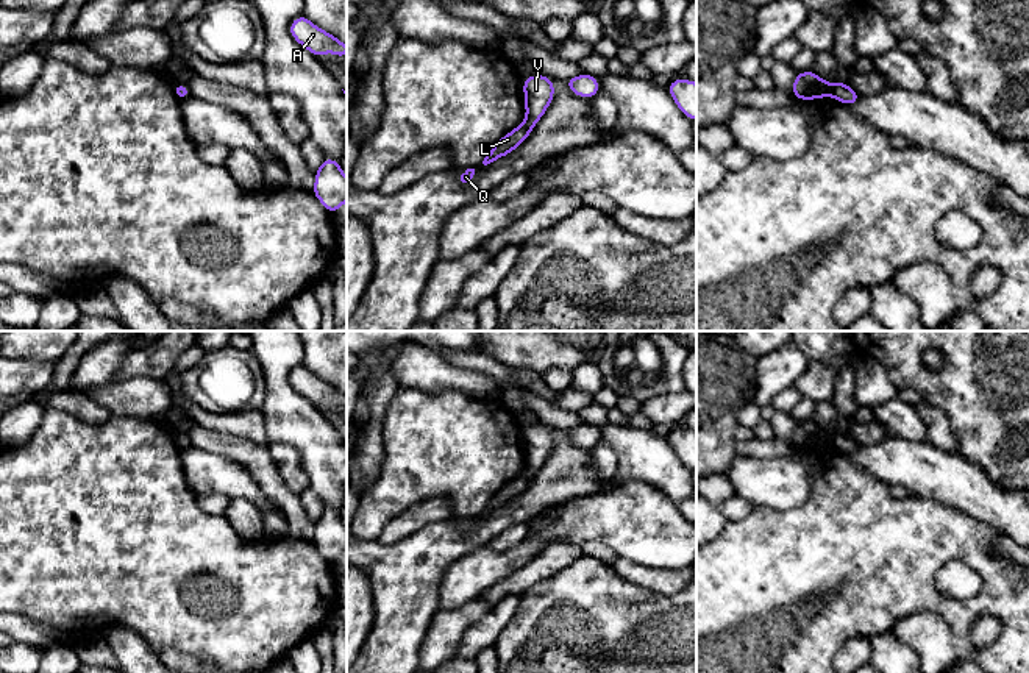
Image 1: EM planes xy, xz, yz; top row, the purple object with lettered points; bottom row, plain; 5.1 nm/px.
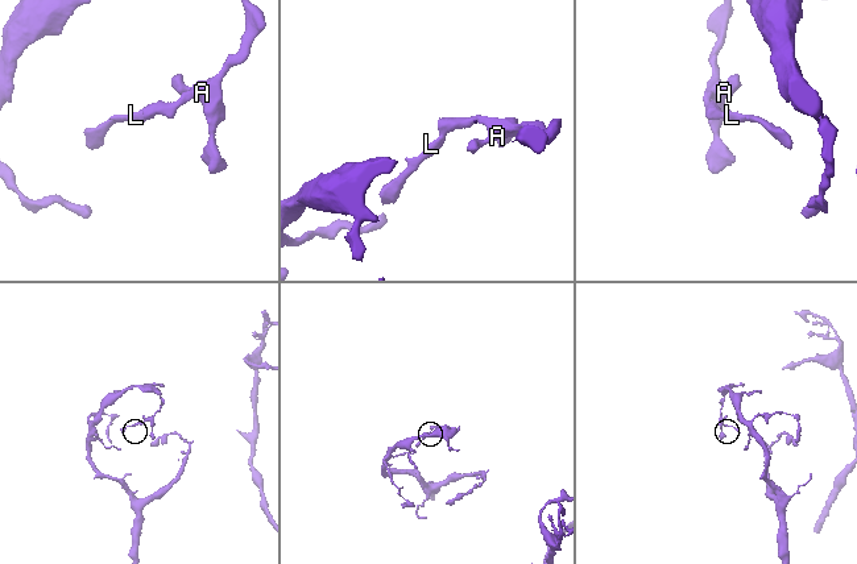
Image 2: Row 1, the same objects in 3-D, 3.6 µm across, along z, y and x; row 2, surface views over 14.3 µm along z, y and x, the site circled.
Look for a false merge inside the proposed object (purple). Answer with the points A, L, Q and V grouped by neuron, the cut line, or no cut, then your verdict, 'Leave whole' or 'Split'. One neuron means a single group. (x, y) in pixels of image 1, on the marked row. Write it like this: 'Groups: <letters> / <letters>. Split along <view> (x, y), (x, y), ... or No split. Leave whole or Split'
Groups: A L Q V. No split. Leave whole

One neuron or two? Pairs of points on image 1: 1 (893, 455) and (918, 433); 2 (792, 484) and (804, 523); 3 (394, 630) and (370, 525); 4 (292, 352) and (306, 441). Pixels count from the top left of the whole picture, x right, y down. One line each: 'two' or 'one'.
1: two
2: two
3: two
4: one

